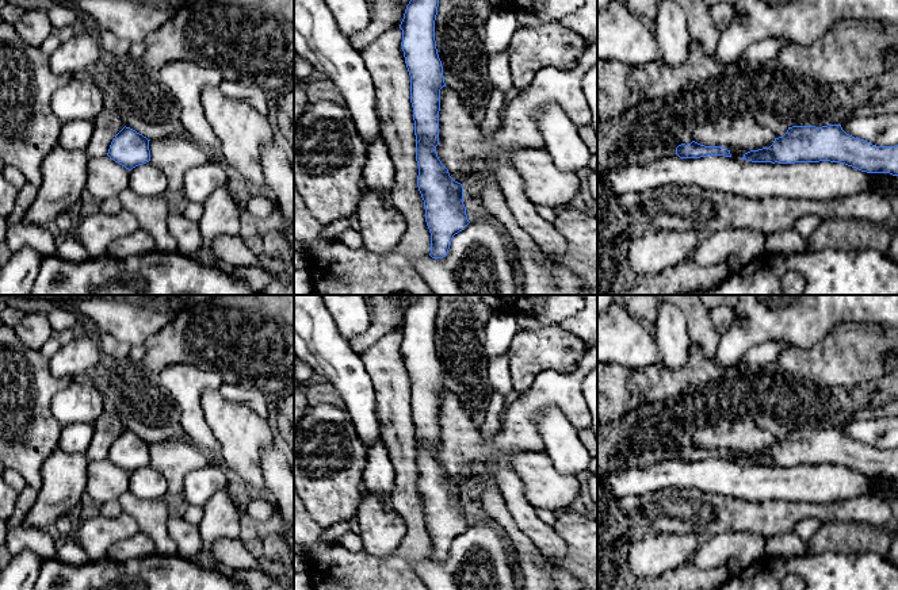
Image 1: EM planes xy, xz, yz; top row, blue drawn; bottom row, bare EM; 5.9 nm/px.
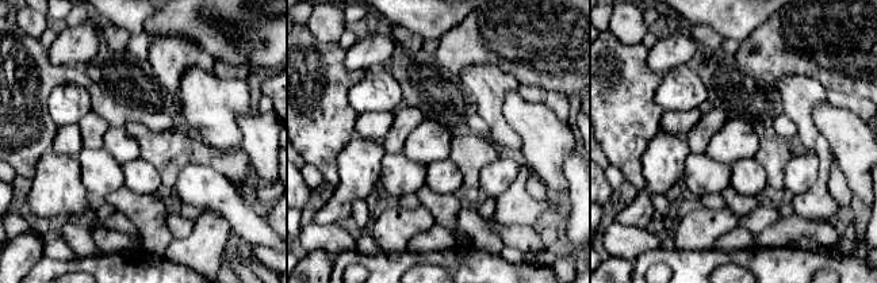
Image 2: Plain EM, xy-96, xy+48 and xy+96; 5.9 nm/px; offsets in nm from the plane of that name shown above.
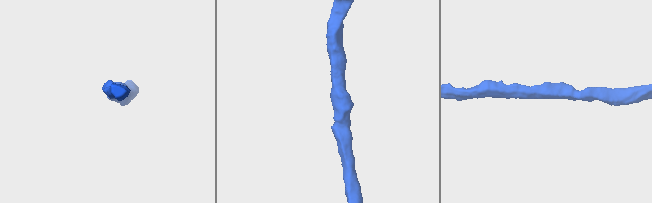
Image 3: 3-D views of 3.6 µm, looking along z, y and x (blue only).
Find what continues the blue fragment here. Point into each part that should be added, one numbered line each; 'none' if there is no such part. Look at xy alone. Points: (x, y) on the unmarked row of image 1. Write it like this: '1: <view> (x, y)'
none

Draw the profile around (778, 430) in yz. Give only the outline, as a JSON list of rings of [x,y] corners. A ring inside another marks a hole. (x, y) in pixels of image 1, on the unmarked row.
[[[763,413],[757,414],[753,421],[758,428],[769,432],[776,441],[783,440],[788,433],[788,429],[786,426]]]

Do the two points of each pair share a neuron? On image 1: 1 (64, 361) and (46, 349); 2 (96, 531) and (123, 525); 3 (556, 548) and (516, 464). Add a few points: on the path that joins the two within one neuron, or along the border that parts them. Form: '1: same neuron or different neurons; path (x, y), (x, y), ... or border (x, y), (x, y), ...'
1: different neurons; border (61, 347), (49, 359)
2: same neuron; path (103, 531), (117, 529)
3: different neurons; border (520, 479), (526, 498), (535, 508)

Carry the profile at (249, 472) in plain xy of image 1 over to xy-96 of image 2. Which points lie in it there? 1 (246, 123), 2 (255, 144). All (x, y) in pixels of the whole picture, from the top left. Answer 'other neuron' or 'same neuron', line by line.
1: other neuron
2: other neuron

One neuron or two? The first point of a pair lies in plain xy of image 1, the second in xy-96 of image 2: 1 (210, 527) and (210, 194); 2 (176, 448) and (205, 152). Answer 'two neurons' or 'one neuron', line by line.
1: two neurons
2: one neuron

